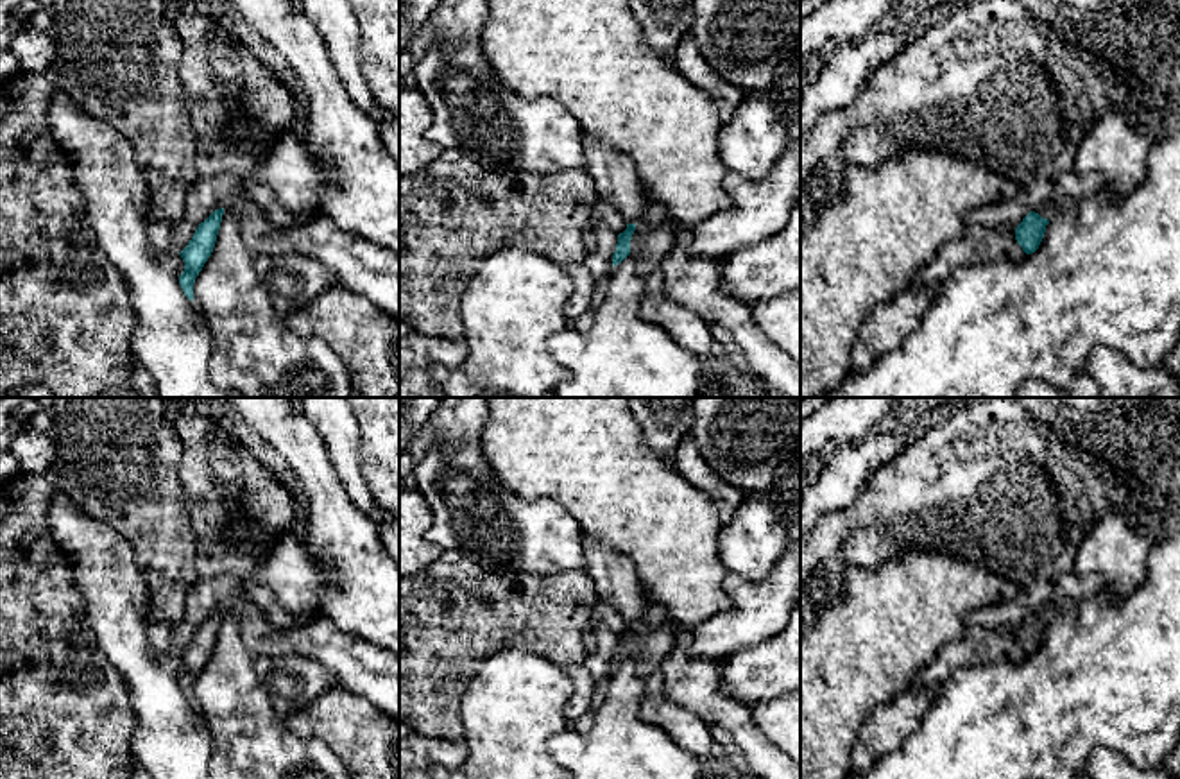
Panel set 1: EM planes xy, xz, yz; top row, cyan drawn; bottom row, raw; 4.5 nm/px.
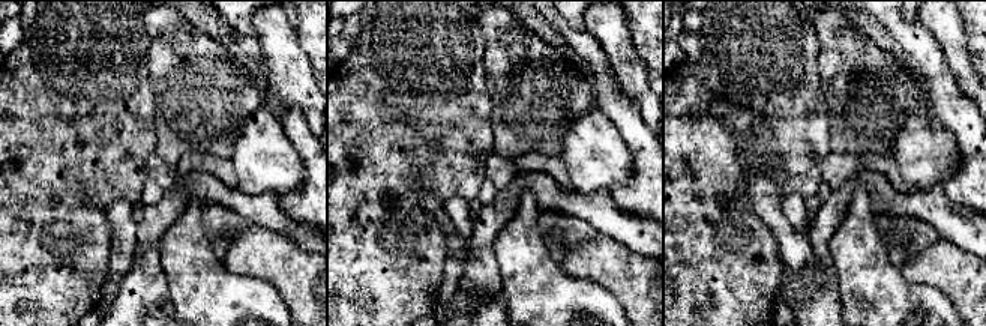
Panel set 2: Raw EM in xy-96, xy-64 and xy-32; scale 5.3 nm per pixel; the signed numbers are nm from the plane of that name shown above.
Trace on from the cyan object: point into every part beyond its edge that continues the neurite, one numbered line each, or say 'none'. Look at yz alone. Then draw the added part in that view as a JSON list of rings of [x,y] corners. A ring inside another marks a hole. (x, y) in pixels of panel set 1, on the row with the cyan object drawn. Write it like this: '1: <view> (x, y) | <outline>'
1: yz (1059, 205) | [[[1069,195],[1055,197],[1042,208],[1039,208],[1035,213],[1039,213],[1042,218],[1055,218],[1065,211],[1071,211],[1074,208],[1074,201]]]

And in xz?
1: xz (650, 244) | [[[637,224],[630,240],[634,272],[645,279],[650,274],[661,270],[661,265],[671,251],[673,242],[673,227]]]

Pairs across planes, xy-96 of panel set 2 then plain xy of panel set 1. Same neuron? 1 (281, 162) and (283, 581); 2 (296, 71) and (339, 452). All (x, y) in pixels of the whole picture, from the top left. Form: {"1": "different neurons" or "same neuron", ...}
{"1": "same neuron", "2": "same neuron"}

